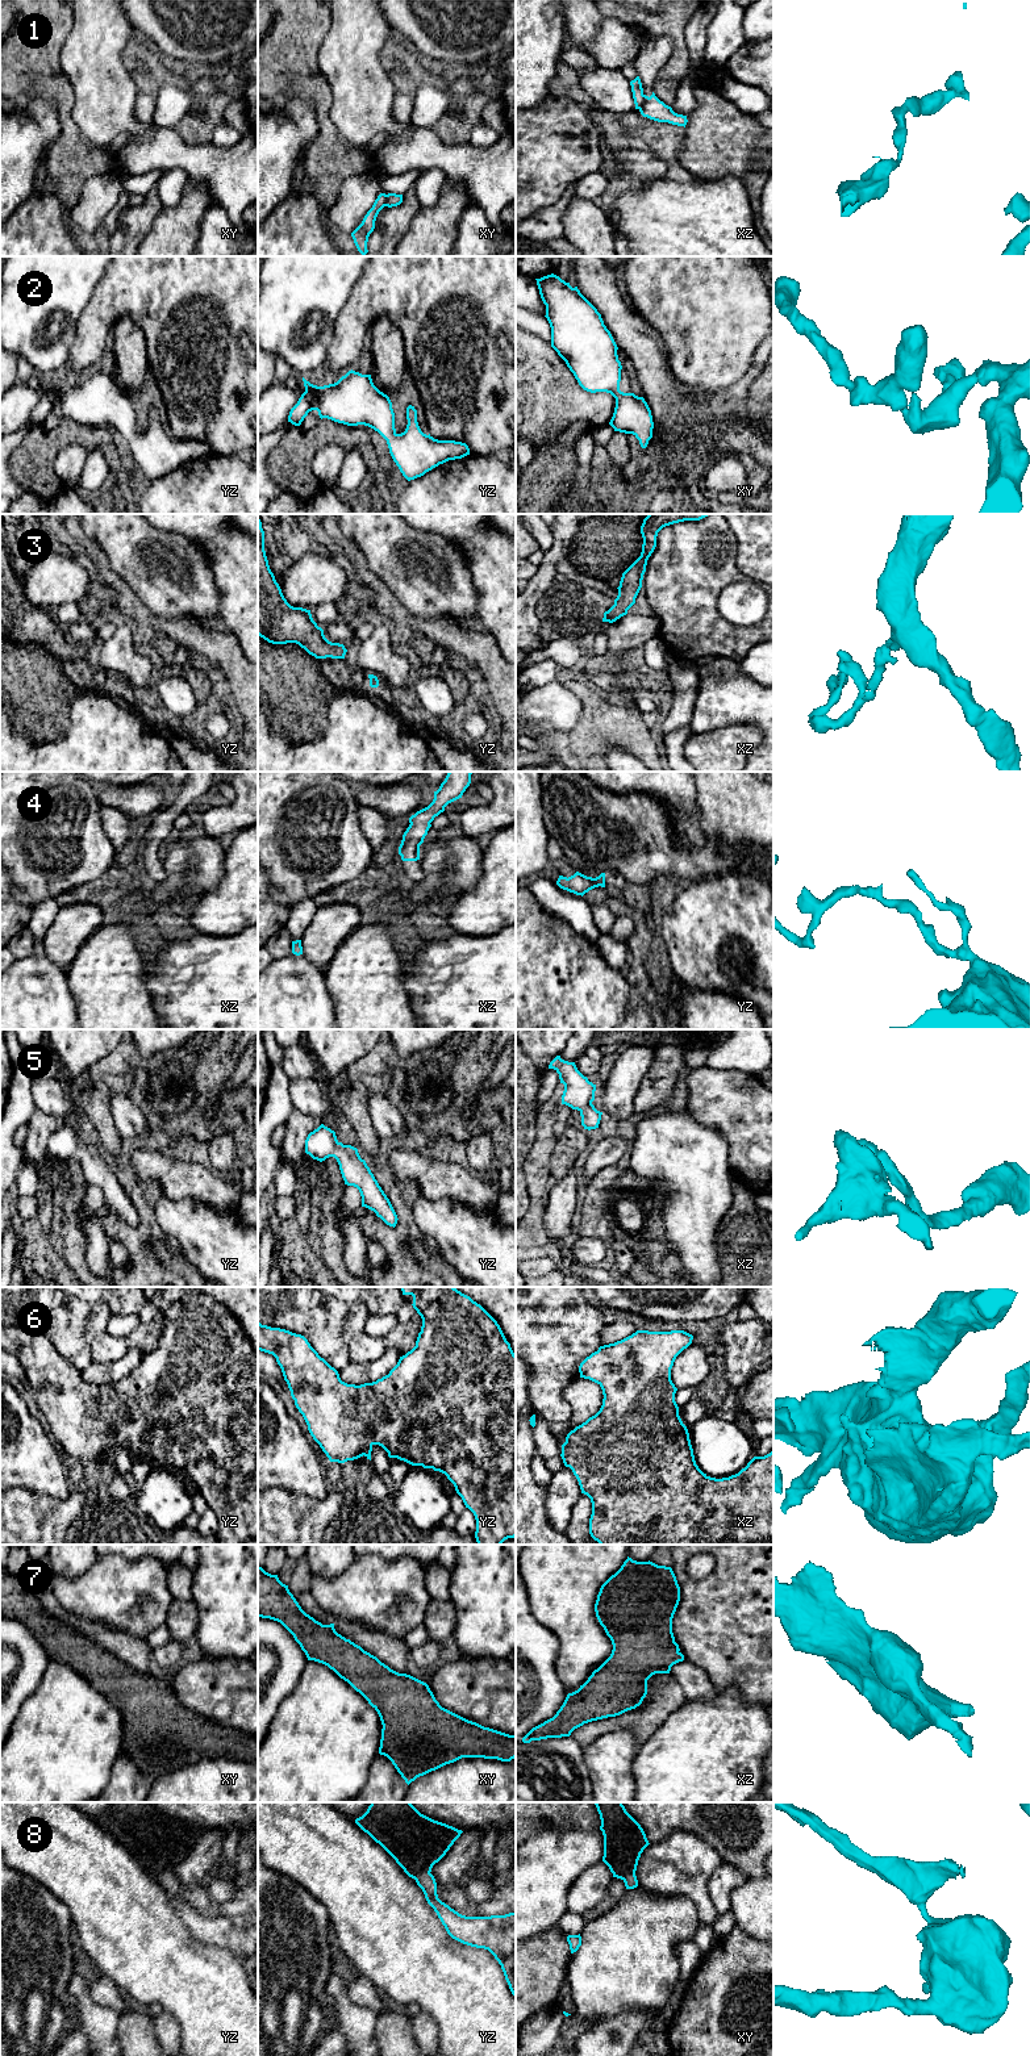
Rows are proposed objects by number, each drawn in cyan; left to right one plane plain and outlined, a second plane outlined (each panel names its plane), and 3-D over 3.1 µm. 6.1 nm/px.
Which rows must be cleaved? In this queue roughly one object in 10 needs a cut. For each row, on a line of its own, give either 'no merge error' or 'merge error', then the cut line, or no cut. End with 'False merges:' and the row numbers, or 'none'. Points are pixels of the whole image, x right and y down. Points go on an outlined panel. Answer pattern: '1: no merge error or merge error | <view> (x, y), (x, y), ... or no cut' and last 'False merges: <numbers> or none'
1: merge error | xz (643, 95), (643, 103), (639, 109)
2: no merge error | no cut
3: no merge error | no cut
4: no merge error | no cut
5: no merge error | no cut
6: no merge error | no cut
7: no merge error | no cut
8: no merge error | no cut
False merges: 1

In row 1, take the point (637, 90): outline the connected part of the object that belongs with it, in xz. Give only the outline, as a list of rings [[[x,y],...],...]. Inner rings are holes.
[[[639,76],[630,82],[633,99],[635,104],[635,109],[641,109],[645,99],[643,99],[643,88]]]

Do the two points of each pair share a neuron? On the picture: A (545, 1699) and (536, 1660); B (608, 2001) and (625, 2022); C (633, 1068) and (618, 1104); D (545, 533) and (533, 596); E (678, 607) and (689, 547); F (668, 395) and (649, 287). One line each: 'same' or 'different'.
A: same
B: different
C: same
D: different
E: same
F: different

